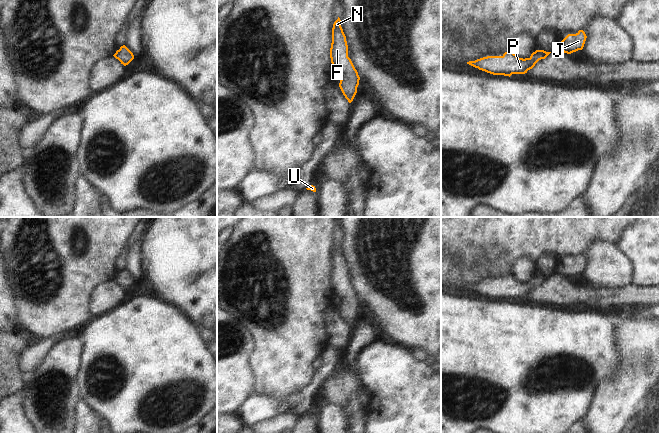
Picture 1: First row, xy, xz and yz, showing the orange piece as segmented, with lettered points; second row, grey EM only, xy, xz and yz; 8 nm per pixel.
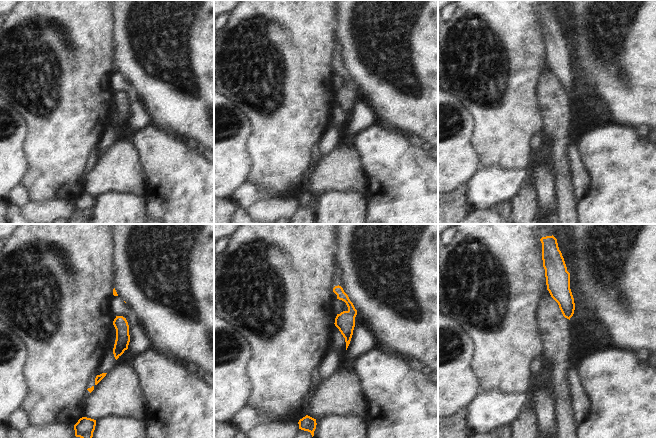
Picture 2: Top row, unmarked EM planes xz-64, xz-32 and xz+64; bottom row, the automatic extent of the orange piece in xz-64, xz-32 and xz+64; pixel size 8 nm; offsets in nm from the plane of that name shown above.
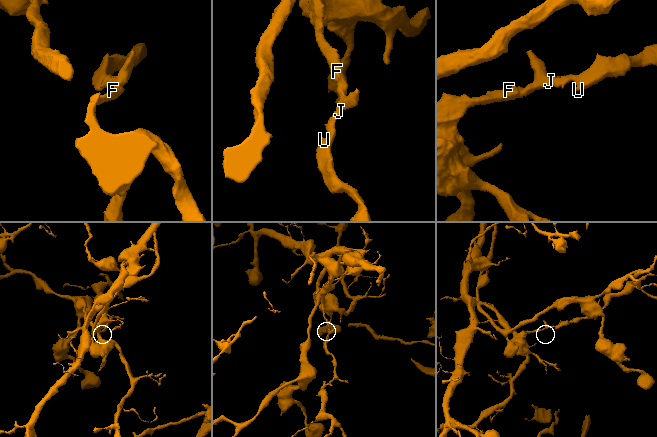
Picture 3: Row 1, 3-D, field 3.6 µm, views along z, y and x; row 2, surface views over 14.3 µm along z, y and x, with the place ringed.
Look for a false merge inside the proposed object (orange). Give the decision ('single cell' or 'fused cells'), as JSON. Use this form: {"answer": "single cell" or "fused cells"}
{"answer": "single cell"}

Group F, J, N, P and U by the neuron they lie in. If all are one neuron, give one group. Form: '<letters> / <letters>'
F J N P U

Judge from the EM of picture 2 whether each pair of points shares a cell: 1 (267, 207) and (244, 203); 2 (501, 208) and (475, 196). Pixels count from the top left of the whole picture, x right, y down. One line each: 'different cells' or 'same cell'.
1: different cells
2: different cells

